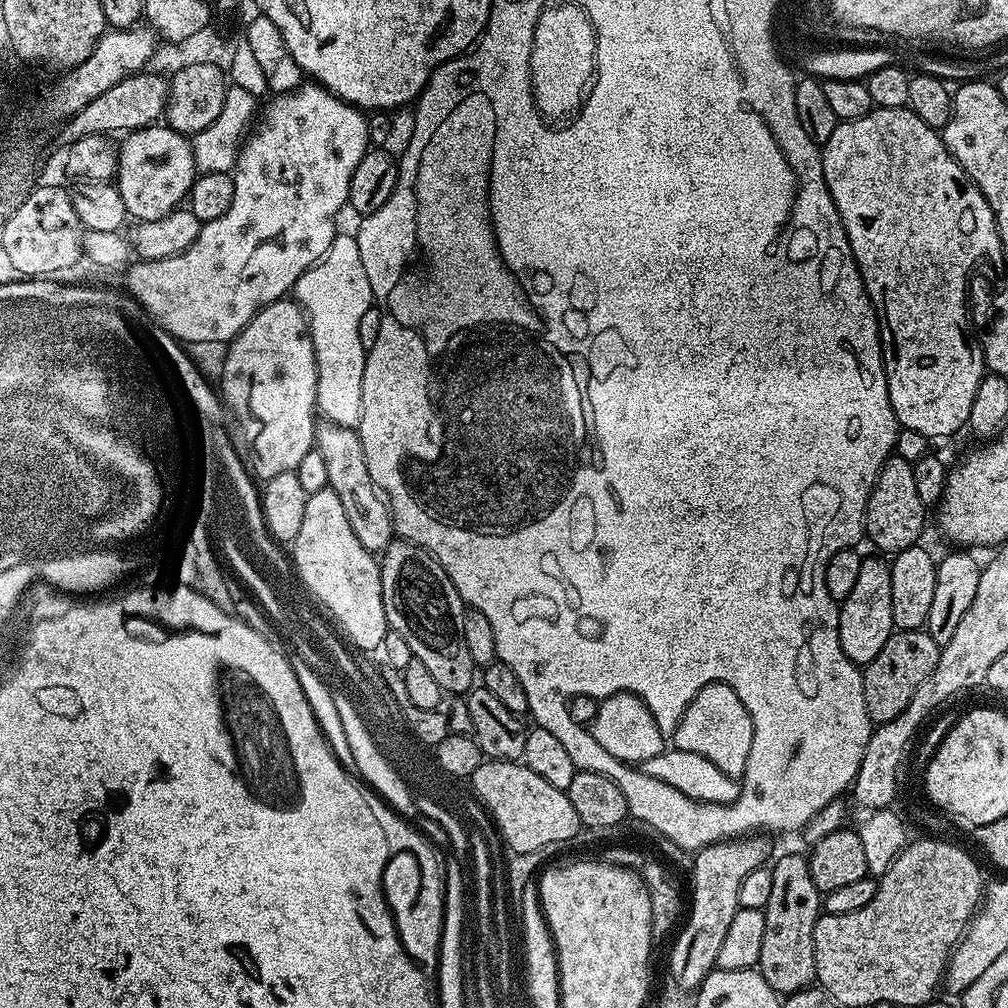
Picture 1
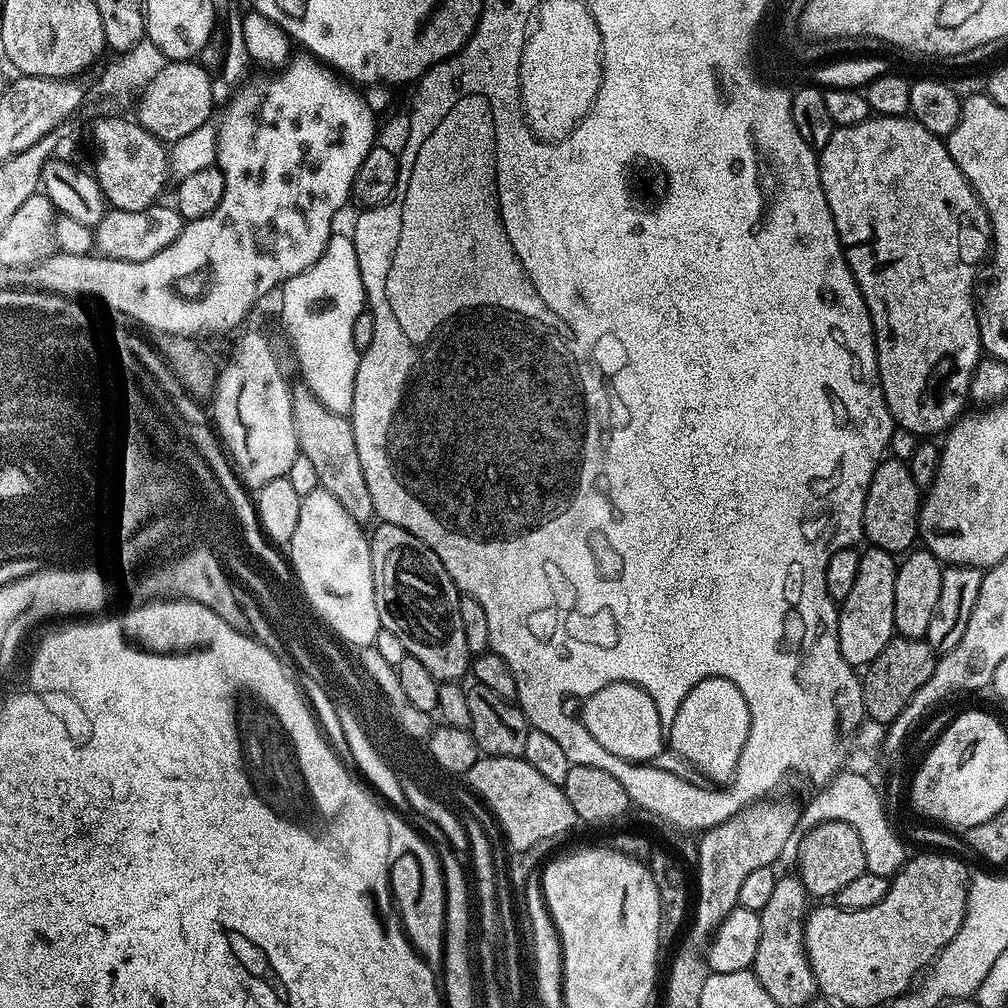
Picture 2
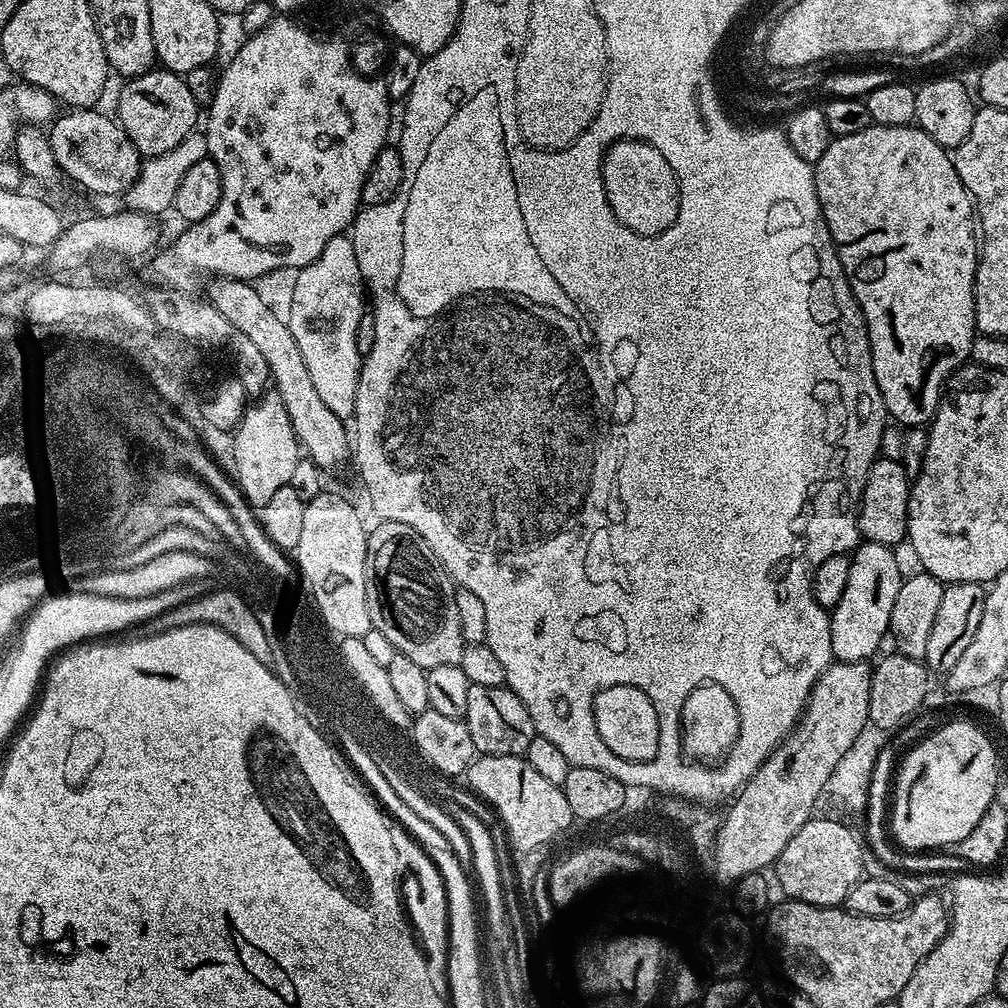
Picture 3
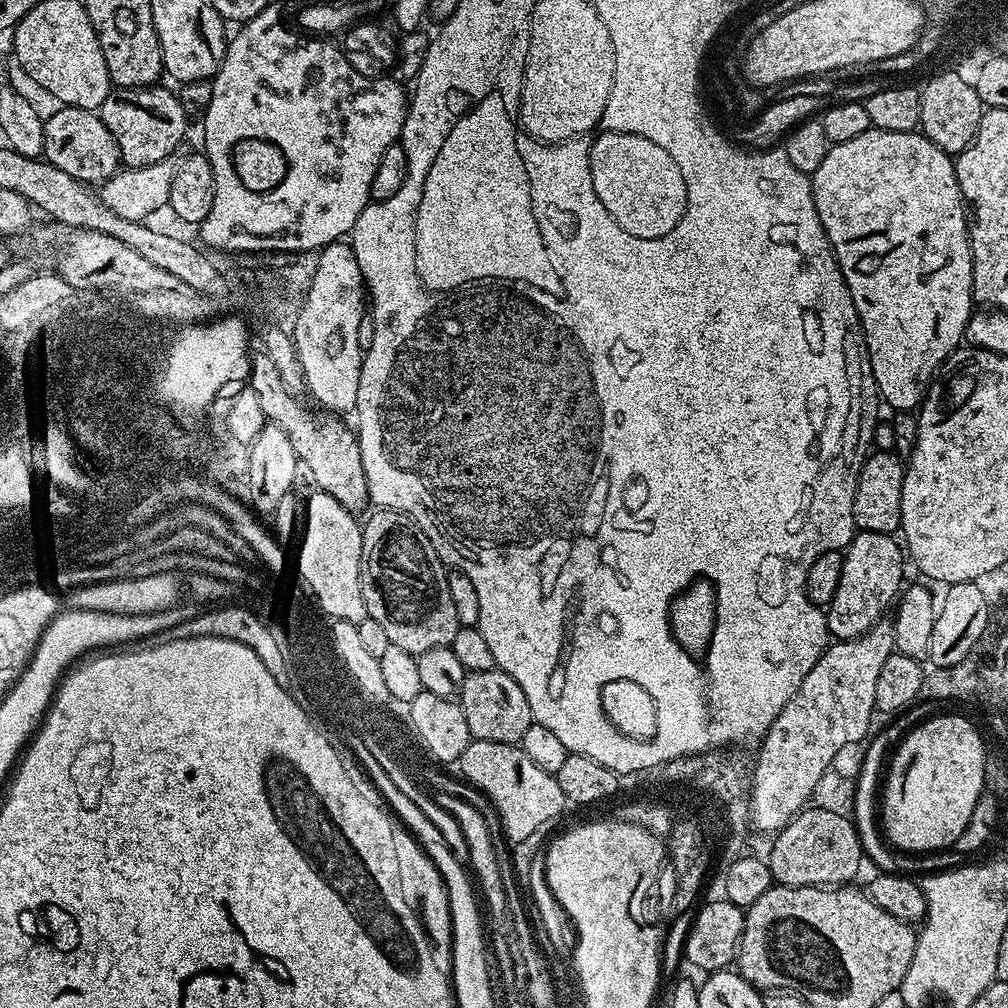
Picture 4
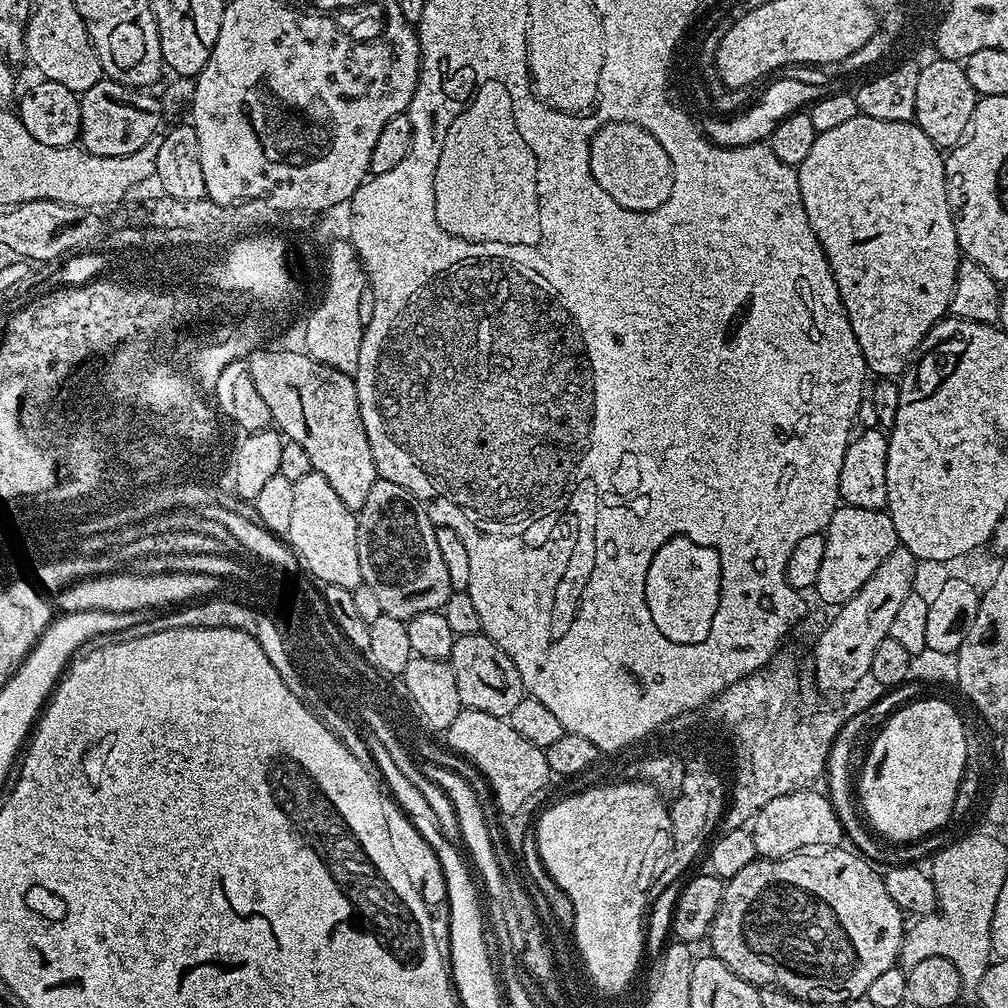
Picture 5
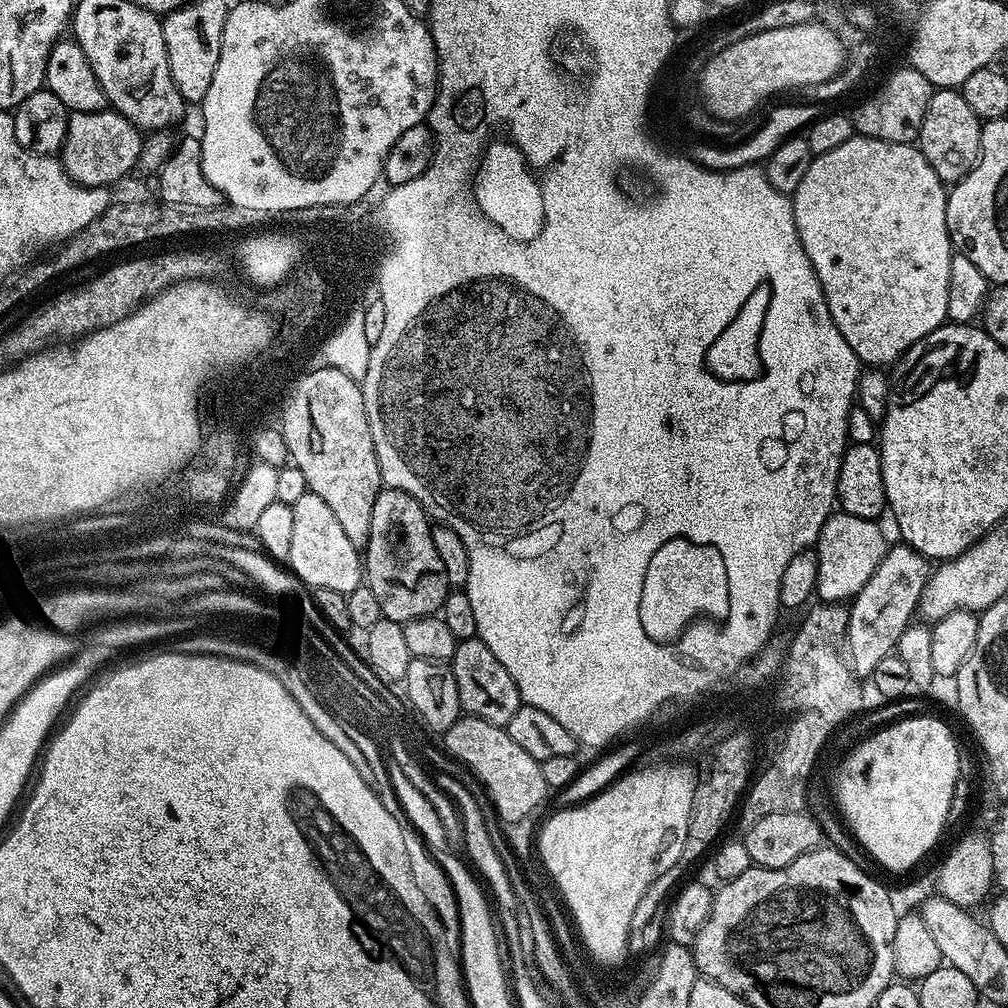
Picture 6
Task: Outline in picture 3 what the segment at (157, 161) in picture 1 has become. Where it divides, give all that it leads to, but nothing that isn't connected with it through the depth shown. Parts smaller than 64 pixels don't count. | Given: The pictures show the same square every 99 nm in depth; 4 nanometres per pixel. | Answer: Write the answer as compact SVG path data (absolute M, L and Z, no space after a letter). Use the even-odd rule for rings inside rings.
M68 110L65 116L57 115L51 121L47 137L62 170L70 174L85 193L116 196L120 192L121 195L127 193L140 176L142 153L111 115L97 110Z

